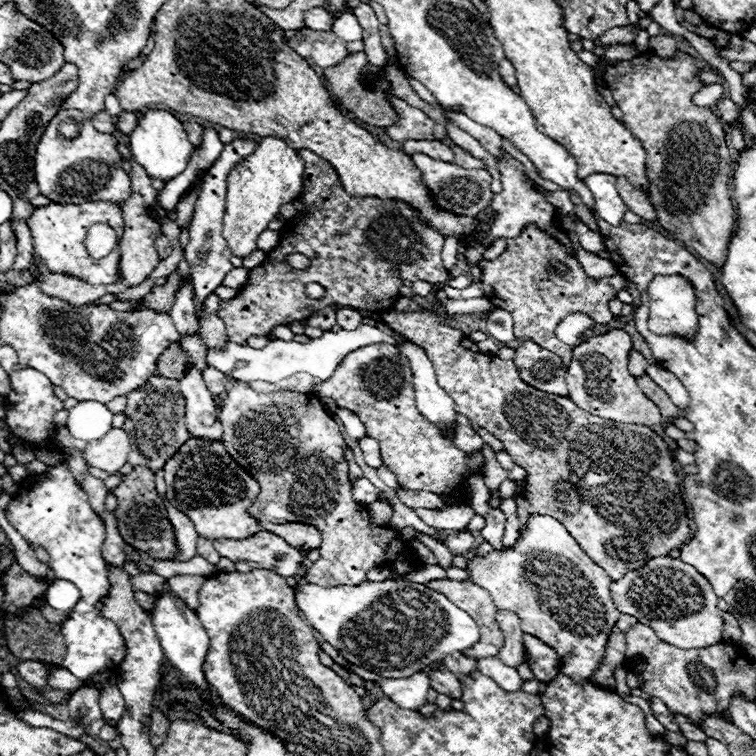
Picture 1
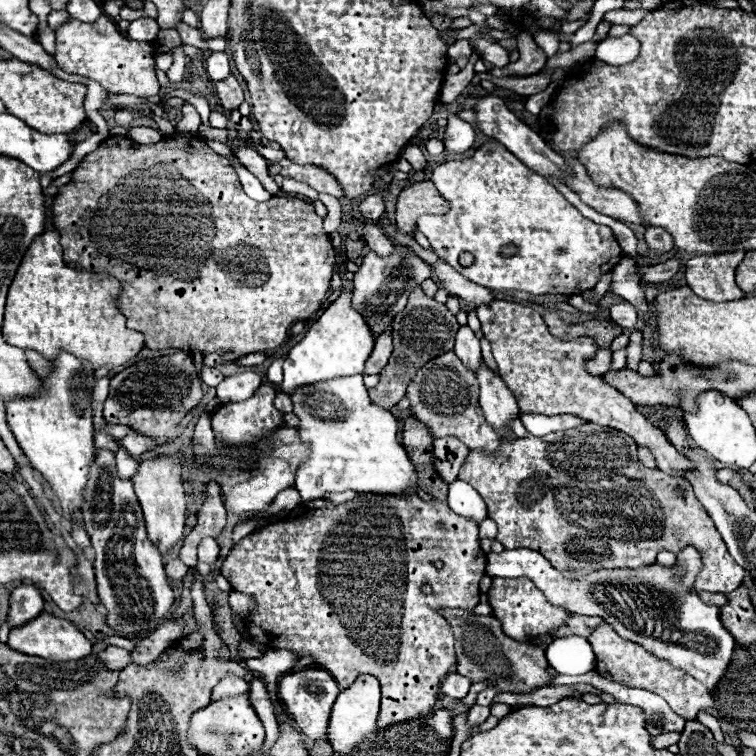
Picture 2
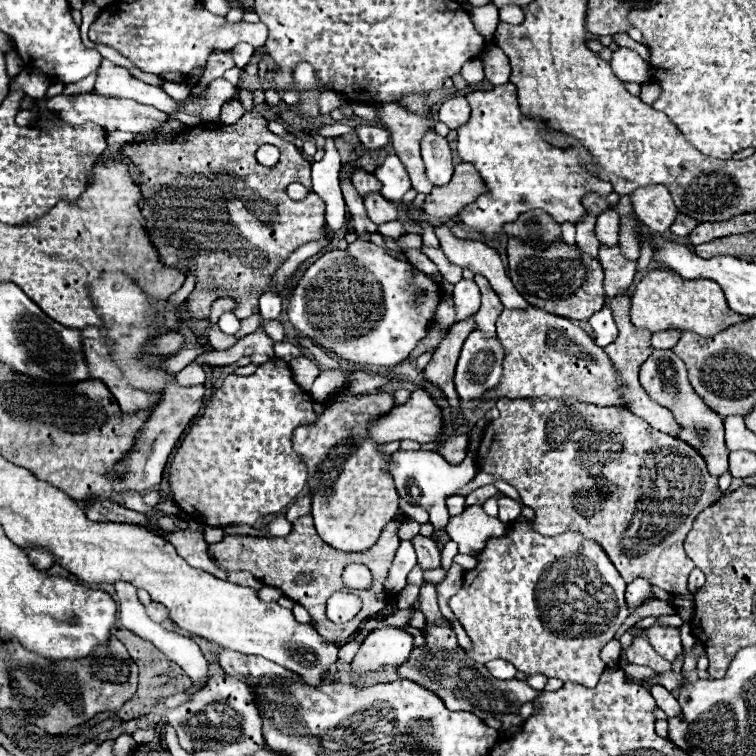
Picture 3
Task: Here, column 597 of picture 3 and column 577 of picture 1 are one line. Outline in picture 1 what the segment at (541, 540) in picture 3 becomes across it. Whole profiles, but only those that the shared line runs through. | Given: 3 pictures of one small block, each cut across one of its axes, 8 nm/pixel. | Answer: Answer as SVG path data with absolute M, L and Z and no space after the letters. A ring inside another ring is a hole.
M530 514L522 536L512 548L504 546L502 550L492 550L486 556L474 556L468 562L468 574L476 584L488 588L498 610L510 610L520 616L522 632L542 640L556 650L560 674L572 678L576 684L588 682L594 676L604 658L608 636L616 620L620 618L620 612L616 610L610 592L612 578L604 568L600 568L592 558L584 554L584 550L568 534L564 524L560 524L552 516Z

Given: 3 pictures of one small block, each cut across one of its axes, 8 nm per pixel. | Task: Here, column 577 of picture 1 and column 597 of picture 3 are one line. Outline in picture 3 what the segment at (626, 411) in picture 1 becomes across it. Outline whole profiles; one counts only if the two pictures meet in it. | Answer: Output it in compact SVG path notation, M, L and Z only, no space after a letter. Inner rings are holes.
M540 308L504 310L496 322L504 346L504 376L482 400L498 398L578 398L604 406L626 406L618 394L616 372L594 340L570 320L542 312Z

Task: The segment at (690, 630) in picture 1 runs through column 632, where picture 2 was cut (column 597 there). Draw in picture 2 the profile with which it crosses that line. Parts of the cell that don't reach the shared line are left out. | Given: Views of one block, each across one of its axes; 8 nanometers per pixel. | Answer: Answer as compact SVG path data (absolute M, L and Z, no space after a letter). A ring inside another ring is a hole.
M526 548L504 550L500 554L490 552L486 558L486 574L490 578L530 578L554 606L570 614L600 616L618 636L640 644L660 660L668 660L674 668L700 680L708 690L714 690L714 684L718 684L730 662L734 638L720 620L720 608L704 604L694 588L684 588L674 582L674 576L684 574L680 564L664 568L656 562L640 568L606 568L578 576L556 570L538 552Z

